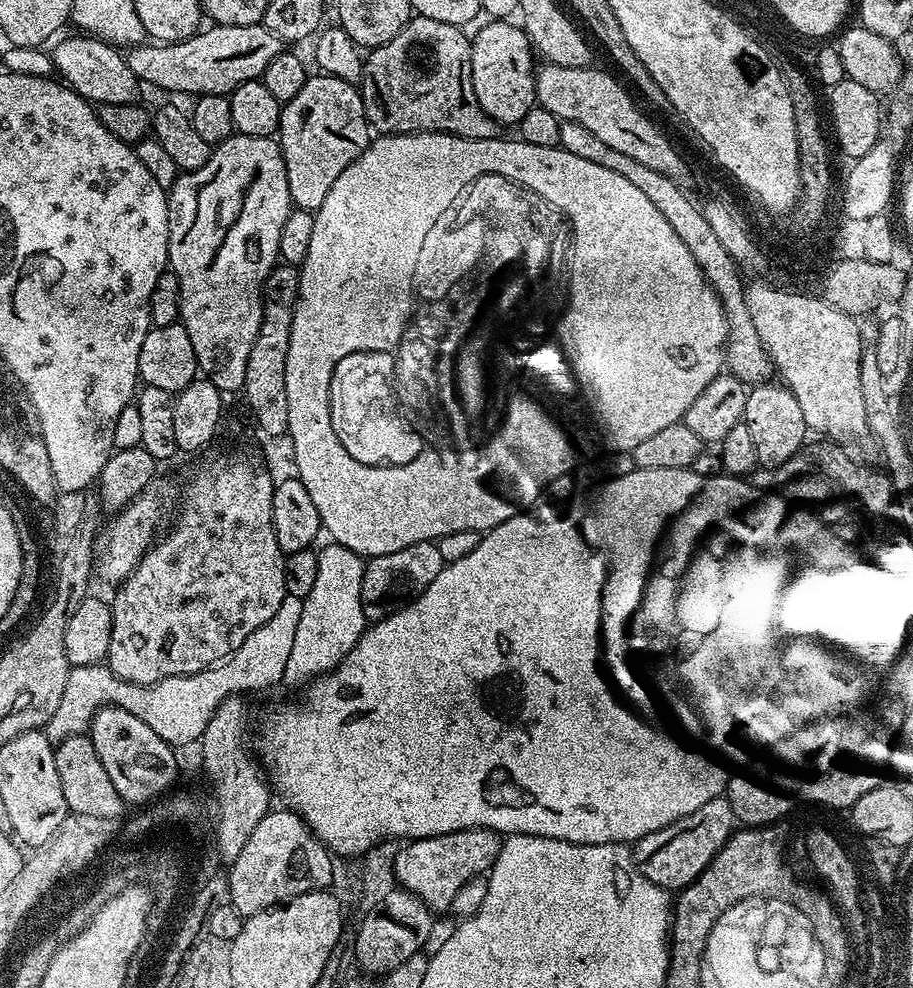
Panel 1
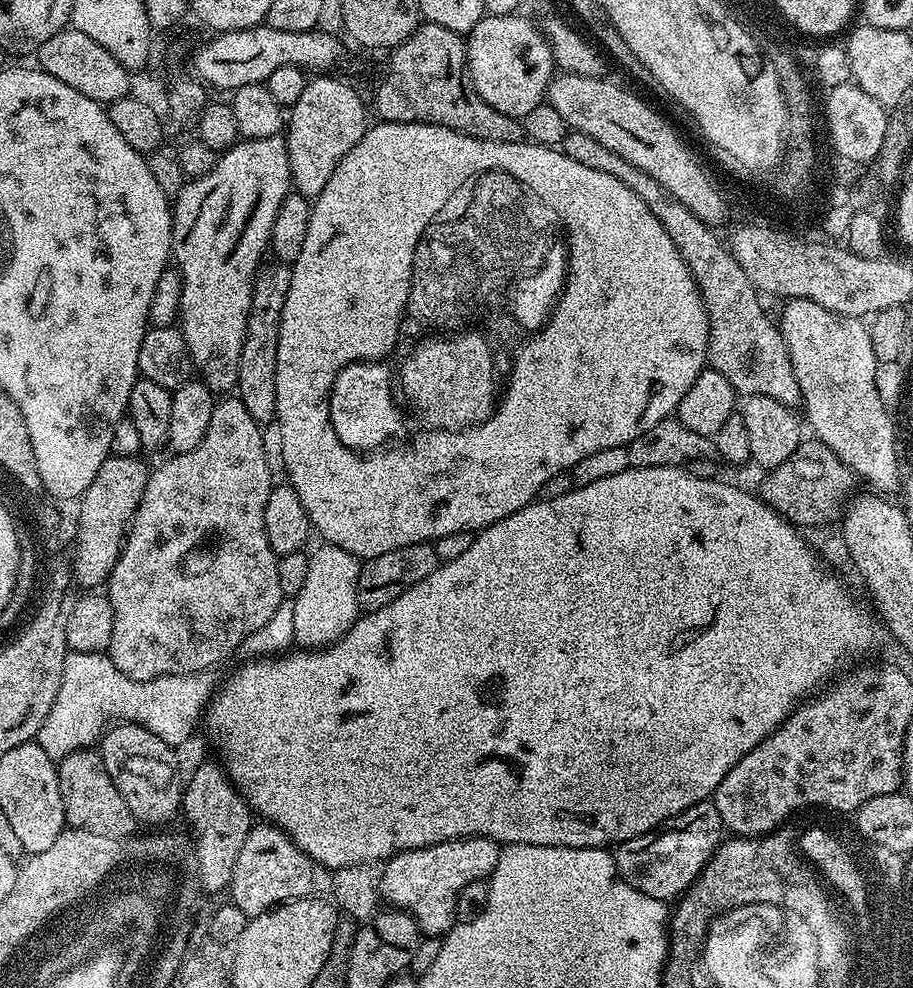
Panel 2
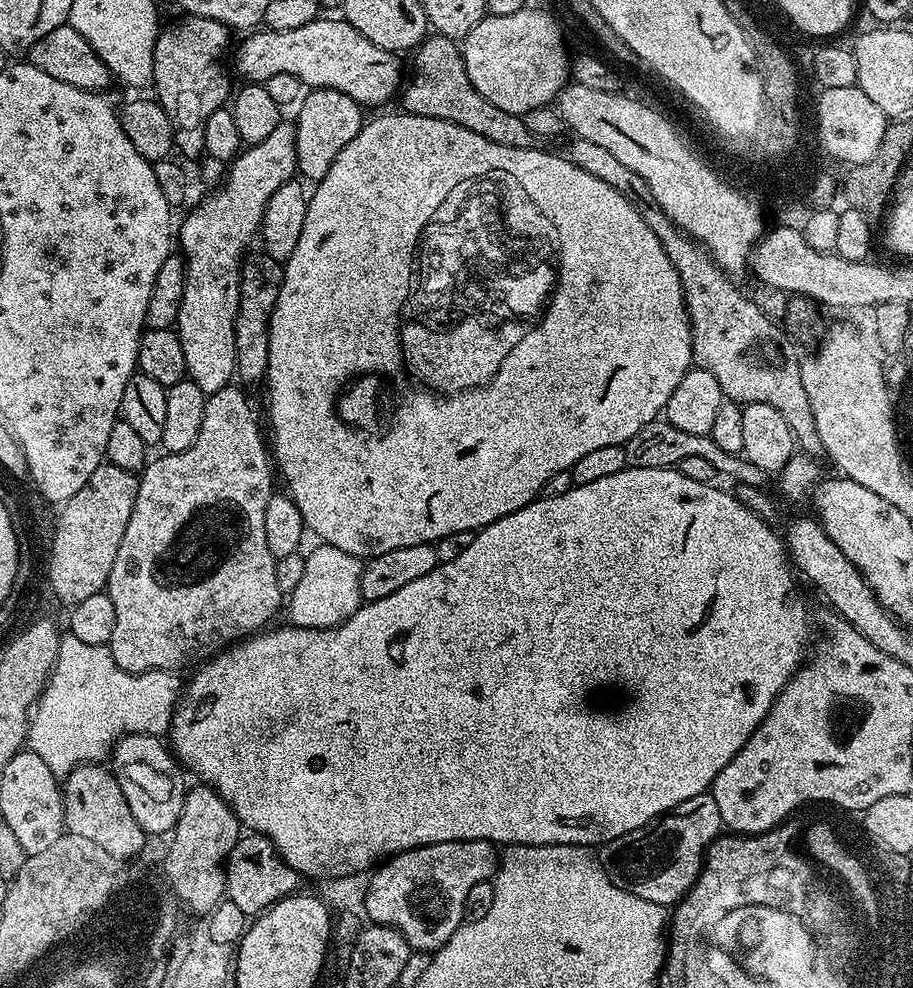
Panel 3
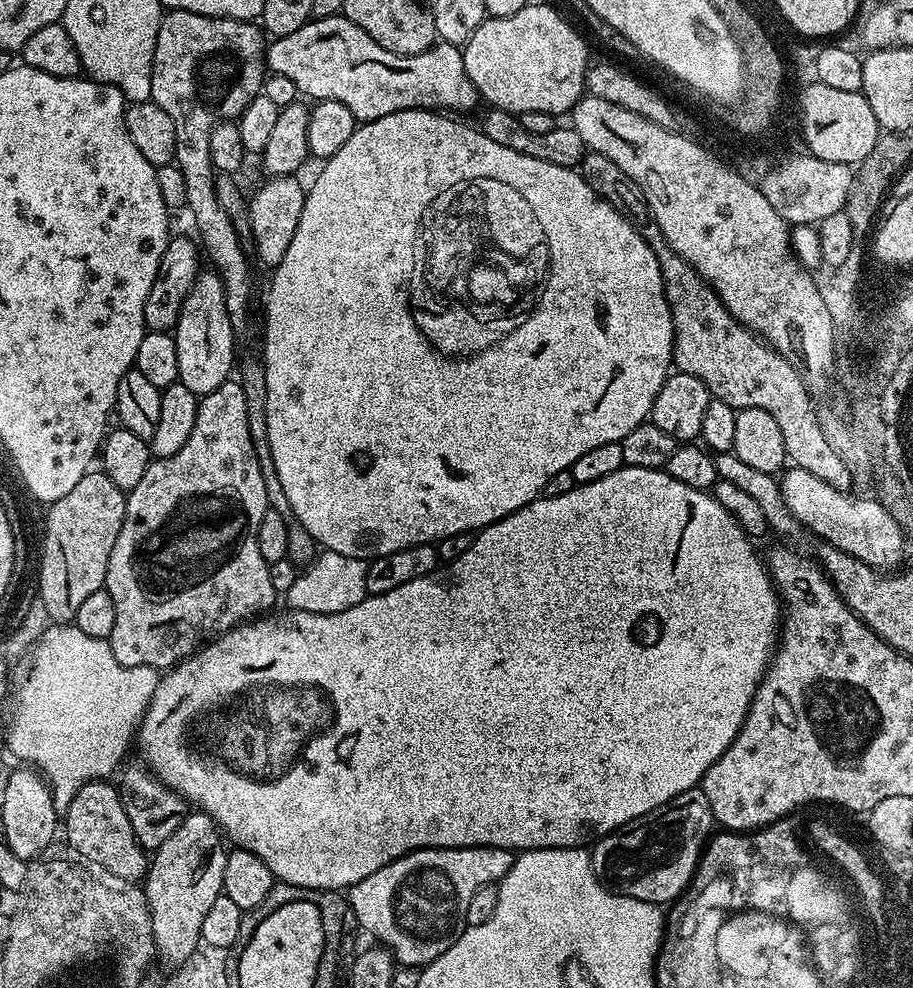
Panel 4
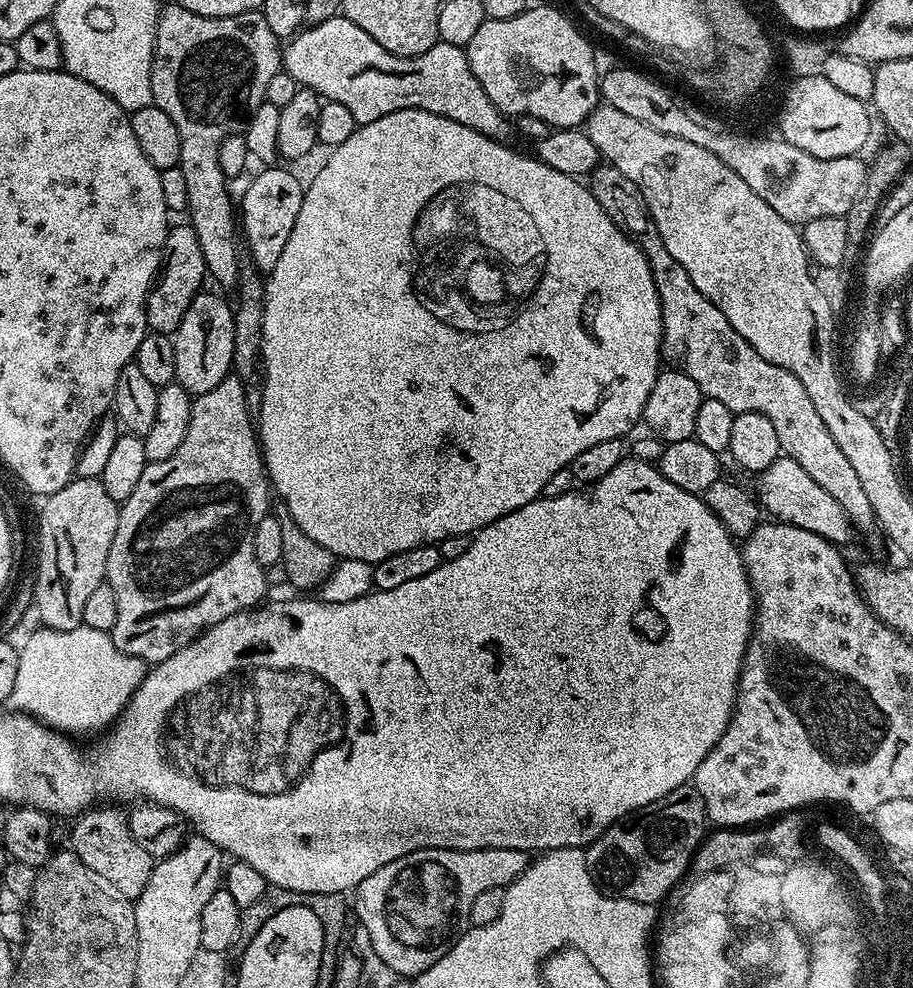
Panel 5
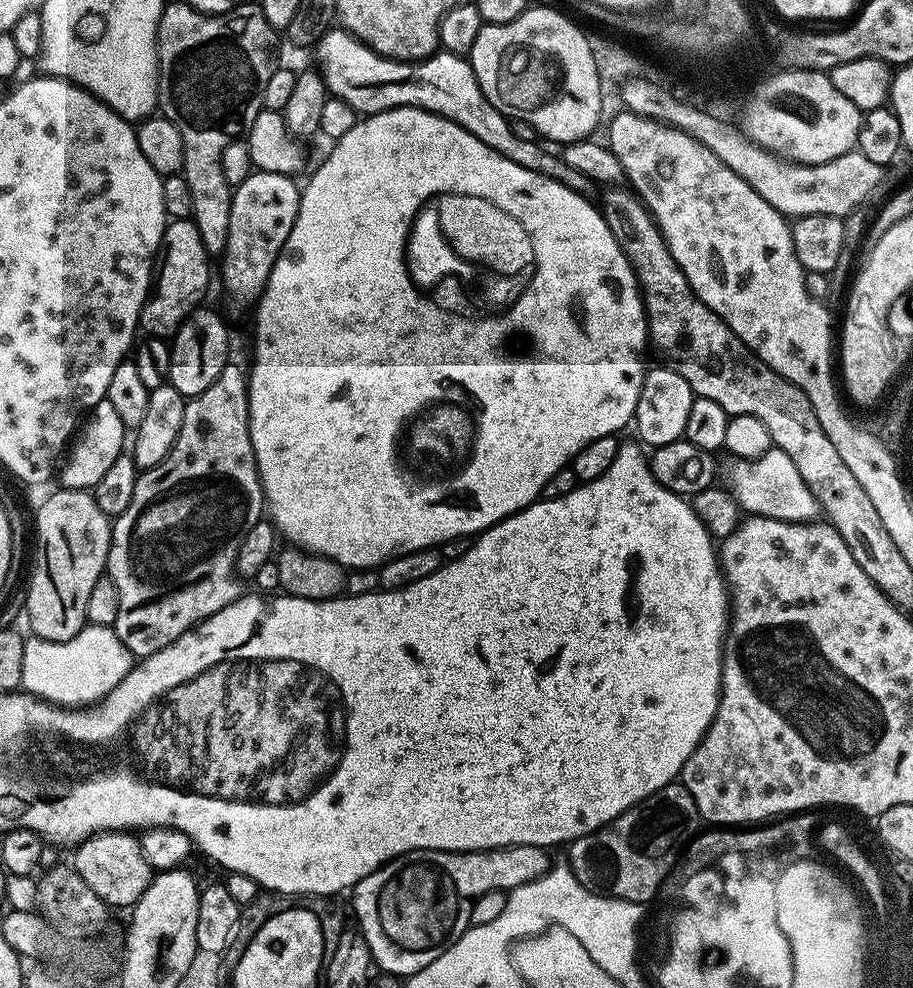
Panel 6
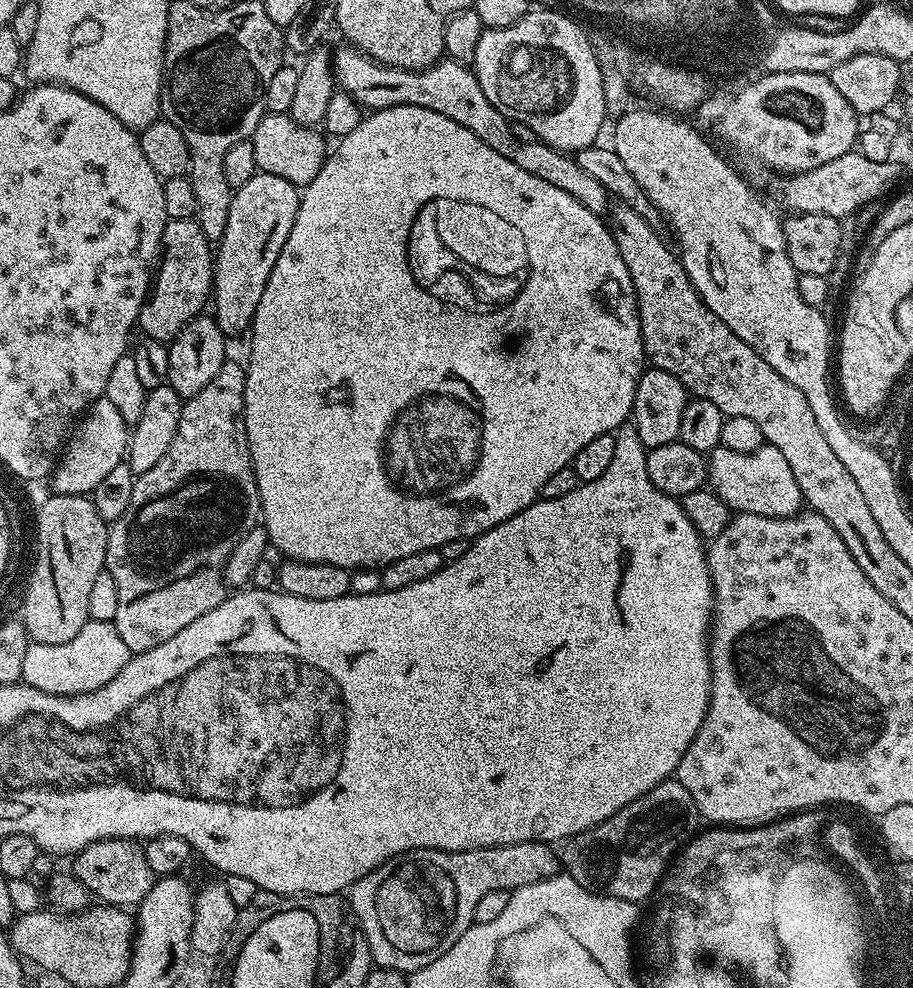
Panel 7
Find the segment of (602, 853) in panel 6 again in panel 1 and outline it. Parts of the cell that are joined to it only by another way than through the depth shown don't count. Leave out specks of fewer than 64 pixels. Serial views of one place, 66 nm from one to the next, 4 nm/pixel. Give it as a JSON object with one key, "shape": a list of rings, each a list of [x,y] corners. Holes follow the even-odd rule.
{"shape":[[[727,799],[711,800],[702,806],[702,810],[694,810],[694,814],[635,841],[634,867],[644,879],[658,888],[683,890],[702,875],[733,832],[734,821]]]}

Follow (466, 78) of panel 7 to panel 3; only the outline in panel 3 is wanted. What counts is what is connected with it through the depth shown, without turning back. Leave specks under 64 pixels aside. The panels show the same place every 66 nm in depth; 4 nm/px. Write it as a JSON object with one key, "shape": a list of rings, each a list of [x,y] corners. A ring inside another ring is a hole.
{"shape":[[[317,18],[298,30],[256,30],[236,48],[236,72],[248,82],[263,82],[274,74],[294,74],[309,89],[329,88],[346,94],[356,104],[384,104],[402,88],[401,57],[370,42],[343,18]]]}

